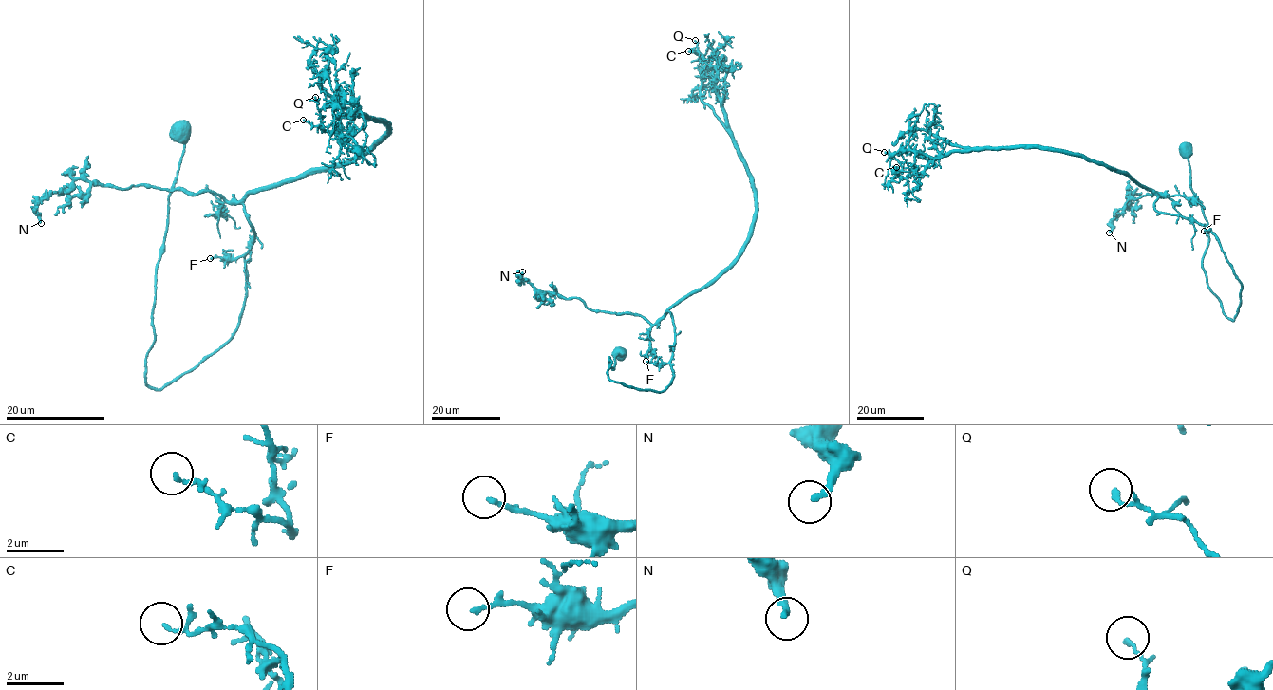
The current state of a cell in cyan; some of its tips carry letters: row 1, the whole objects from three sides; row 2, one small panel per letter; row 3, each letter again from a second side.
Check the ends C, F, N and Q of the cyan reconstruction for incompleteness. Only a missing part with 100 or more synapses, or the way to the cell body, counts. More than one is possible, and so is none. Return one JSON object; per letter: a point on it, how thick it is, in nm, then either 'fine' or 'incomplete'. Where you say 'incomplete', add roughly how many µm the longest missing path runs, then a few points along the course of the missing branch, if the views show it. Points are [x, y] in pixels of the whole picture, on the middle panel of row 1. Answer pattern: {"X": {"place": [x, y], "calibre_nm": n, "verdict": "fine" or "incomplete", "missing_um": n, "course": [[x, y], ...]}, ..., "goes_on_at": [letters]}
{"C": {"place": [688, 51], "calibre_nm": 100, "verdict": "fine"}, "F": {"place": [645, 361], "calibre_nm": 140, "verdict": "fine"}, "N": {"place": [522, 271], "calibre_nm": 200, "verdict": "fine"}, "Q": {"place": [695, 40], "calibre_nm": 150, "verdict": "fine"}, "goes_on_at": []}

